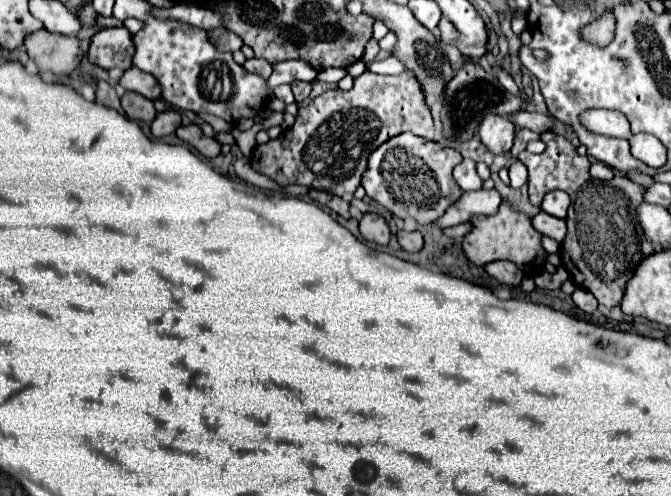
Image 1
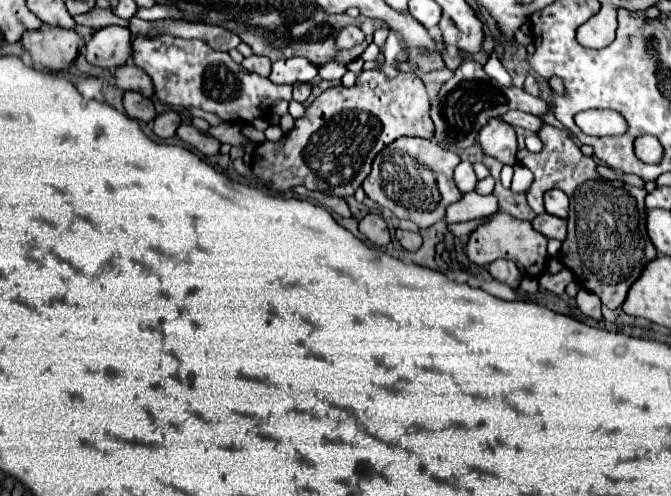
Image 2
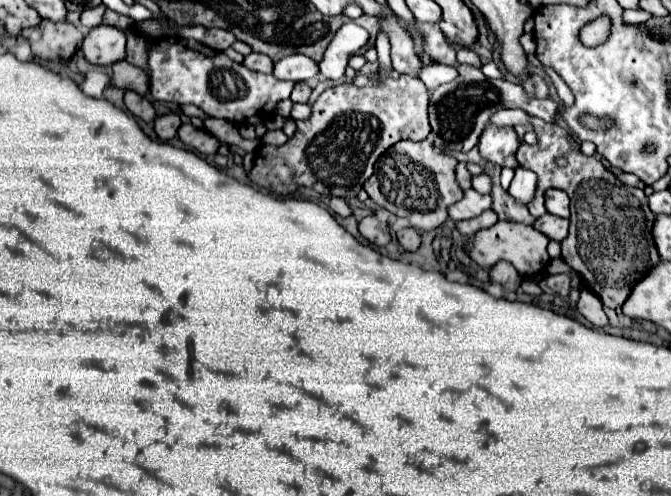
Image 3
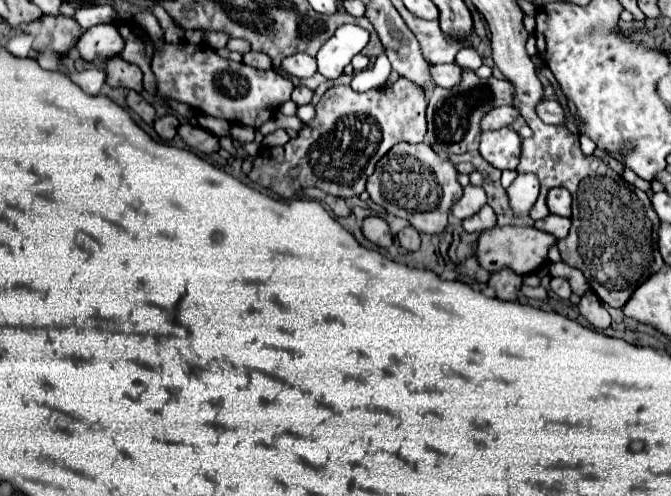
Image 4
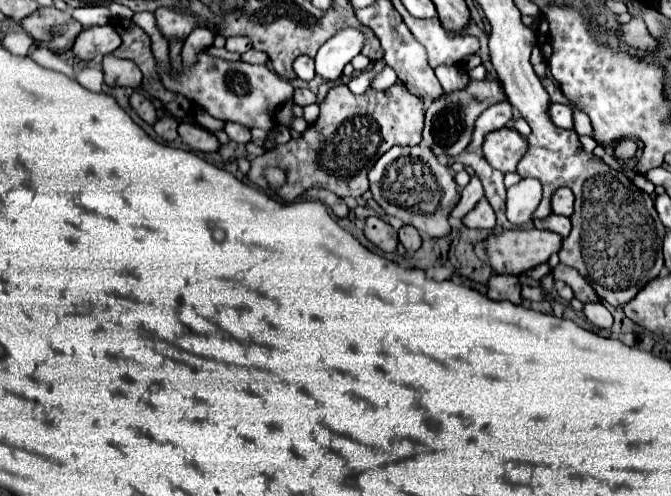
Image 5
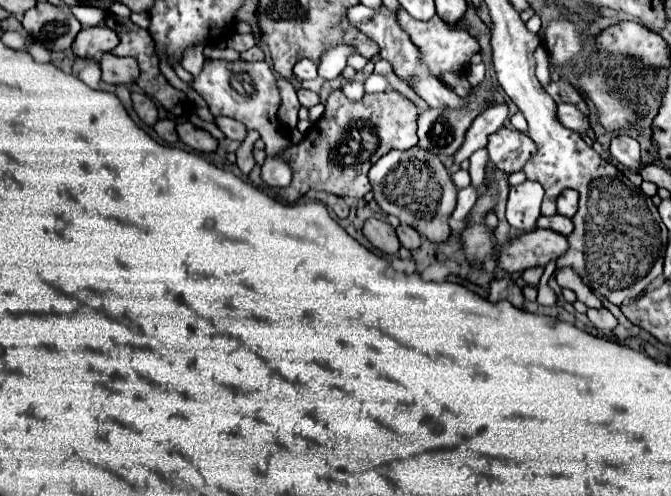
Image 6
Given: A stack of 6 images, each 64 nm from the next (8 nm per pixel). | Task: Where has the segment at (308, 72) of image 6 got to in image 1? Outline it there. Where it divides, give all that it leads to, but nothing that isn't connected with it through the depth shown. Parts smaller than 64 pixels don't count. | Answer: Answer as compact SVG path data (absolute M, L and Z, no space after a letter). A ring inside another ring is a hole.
M284 60L284 62L274 64L274 72L268 78L268 86L276 88L280 84L292 84L296 80L314 82L316 74L318 72L304 60Z

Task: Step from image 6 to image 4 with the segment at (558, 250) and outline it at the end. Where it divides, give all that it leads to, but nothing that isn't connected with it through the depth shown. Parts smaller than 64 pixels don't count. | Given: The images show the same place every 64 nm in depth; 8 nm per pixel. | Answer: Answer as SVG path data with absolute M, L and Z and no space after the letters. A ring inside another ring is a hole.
M494 226L480 234L478 240L478 262L488 272L500 272L502 268L510 268L516 274L524 276L536 272L548 262L548 250L556 244L556 236L530 228L530 226Z

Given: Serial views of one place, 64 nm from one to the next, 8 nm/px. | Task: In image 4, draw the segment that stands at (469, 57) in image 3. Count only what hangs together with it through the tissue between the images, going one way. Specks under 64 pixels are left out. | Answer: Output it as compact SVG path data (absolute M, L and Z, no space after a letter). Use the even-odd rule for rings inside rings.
M471 47L462 48L456 55L455 62L463 69L469 68L474 71L483 64L482 57Z

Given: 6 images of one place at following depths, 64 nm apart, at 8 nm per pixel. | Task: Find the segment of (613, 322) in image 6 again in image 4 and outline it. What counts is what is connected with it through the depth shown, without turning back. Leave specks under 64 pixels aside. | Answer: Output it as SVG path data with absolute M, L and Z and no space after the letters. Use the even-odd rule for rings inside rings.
M594 294L592 296L584 296L580 300L578 310L594 328L604 330L604 328L610 326L610 314L608 314L608 310L602 306L602 302Z

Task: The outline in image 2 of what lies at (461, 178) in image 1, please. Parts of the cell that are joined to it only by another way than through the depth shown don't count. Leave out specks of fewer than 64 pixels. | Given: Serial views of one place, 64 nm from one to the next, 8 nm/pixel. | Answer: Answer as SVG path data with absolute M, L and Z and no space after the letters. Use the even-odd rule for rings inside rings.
M460 162L454 170L454 180L456 180L456 186L460 192L470 192L470 190L474 190L478 178L476 178L470 162Z

